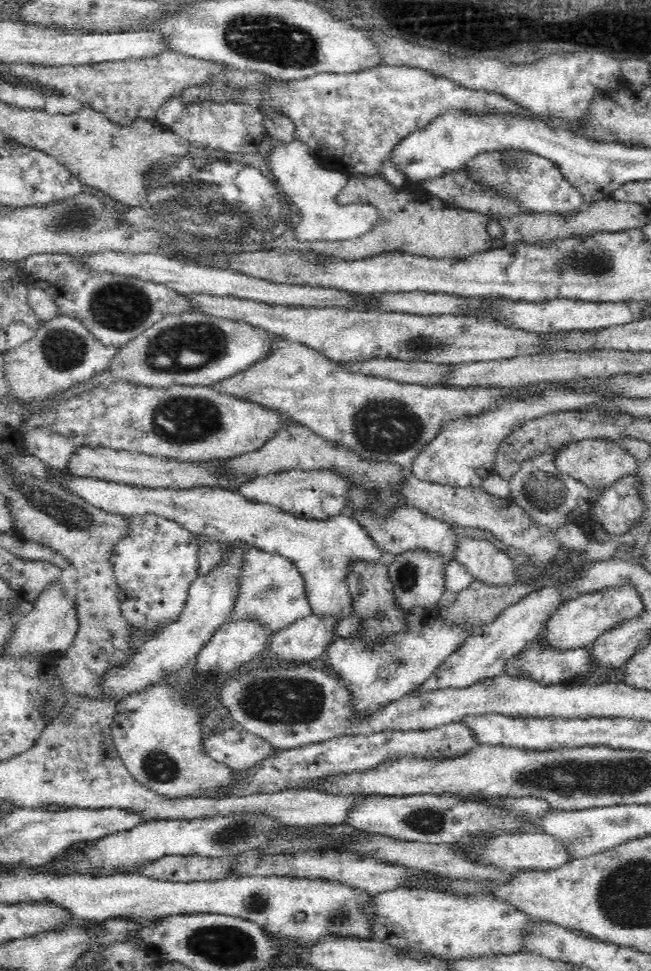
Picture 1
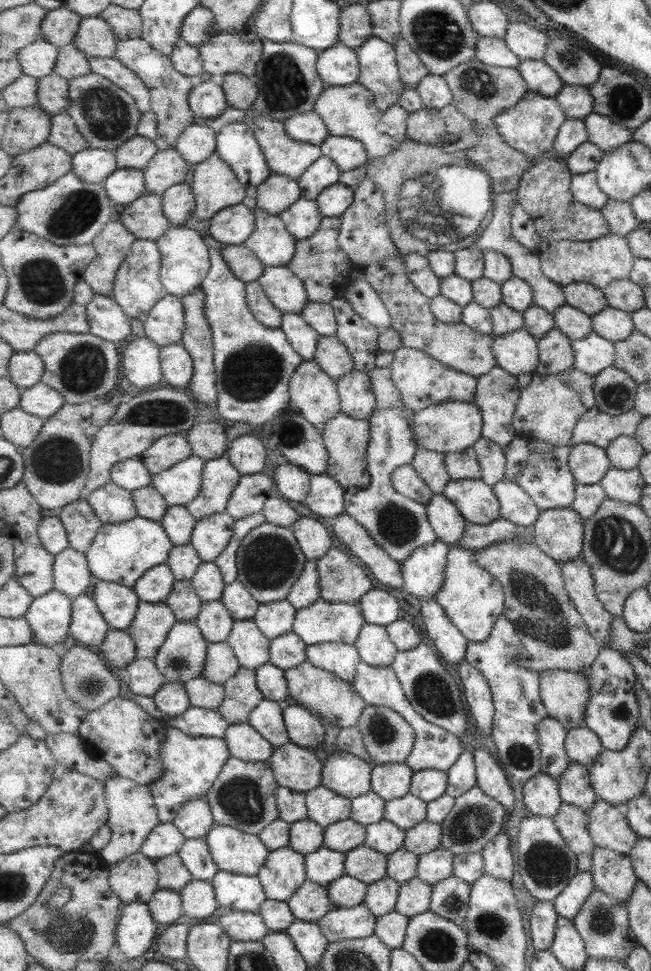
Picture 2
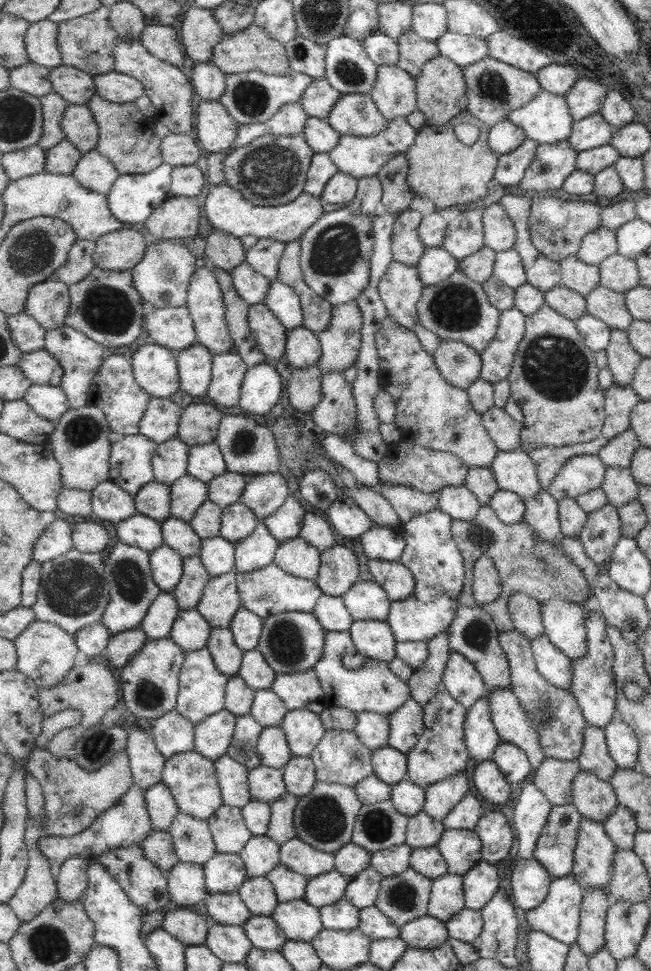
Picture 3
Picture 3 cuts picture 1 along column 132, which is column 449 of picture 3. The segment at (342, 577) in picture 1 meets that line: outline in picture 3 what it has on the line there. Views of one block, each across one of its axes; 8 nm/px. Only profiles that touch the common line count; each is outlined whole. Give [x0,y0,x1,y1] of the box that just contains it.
[438,486,482,520]

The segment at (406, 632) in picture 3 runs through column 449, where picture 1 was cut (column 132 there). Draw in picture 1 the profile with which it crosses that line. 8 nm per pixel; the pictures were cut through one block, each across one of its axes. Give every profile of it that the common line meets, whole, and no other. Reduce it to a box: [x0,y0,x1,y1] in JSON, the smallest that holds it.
[110,514,200,637]

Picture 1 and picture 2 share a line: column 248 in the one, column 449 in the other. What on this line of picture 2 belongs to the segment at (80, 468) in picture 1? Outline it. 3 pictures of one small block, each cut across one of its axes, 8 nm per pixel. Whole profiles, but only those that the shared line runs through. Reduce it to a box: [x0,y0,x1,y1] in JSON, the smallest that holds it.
[412,447,452,494]

